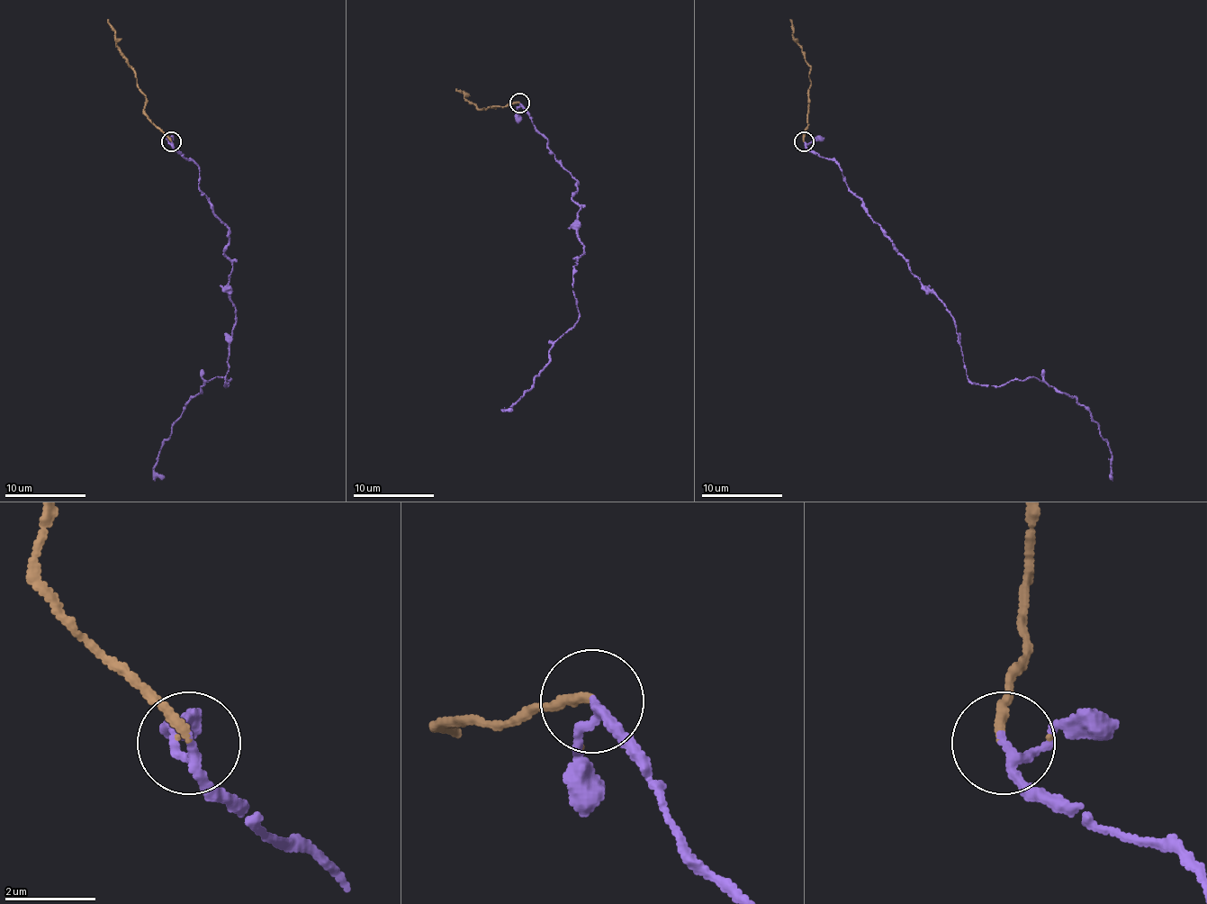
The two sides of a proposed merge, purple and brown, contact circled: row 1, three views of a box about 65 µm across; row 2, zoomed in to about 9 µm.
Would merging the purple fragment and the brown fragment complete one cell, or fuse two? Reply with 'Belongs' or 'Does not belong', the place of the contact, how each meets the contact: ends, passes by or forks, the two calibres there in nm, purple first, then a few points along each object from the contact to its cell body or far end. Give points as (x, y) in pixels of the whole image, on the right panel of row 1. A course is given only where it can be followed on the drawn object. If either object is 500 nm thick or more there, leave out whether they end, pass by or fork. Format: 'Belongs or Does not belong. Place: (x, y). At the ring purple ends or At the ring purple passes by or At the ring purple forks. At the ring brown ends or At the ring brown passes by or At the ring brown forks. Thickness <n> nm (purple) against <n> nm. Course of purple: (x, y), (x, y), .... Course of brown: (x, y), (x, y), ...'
Belongs. Place: (804, 141). At the ring purple passes by. At the ring brown ends. Thickness 180 nm (purple) against 200 nm. Course of purple: (803, 142), (840, 167), (946, 307), (967, 374), (991, 386), (1040, 378), (1069, 394), (1112, 450), (1110, 479). Course of brown: (803, 142), (807, 94), (811, 85), (809, 65), (793, 37), (789, 19)

